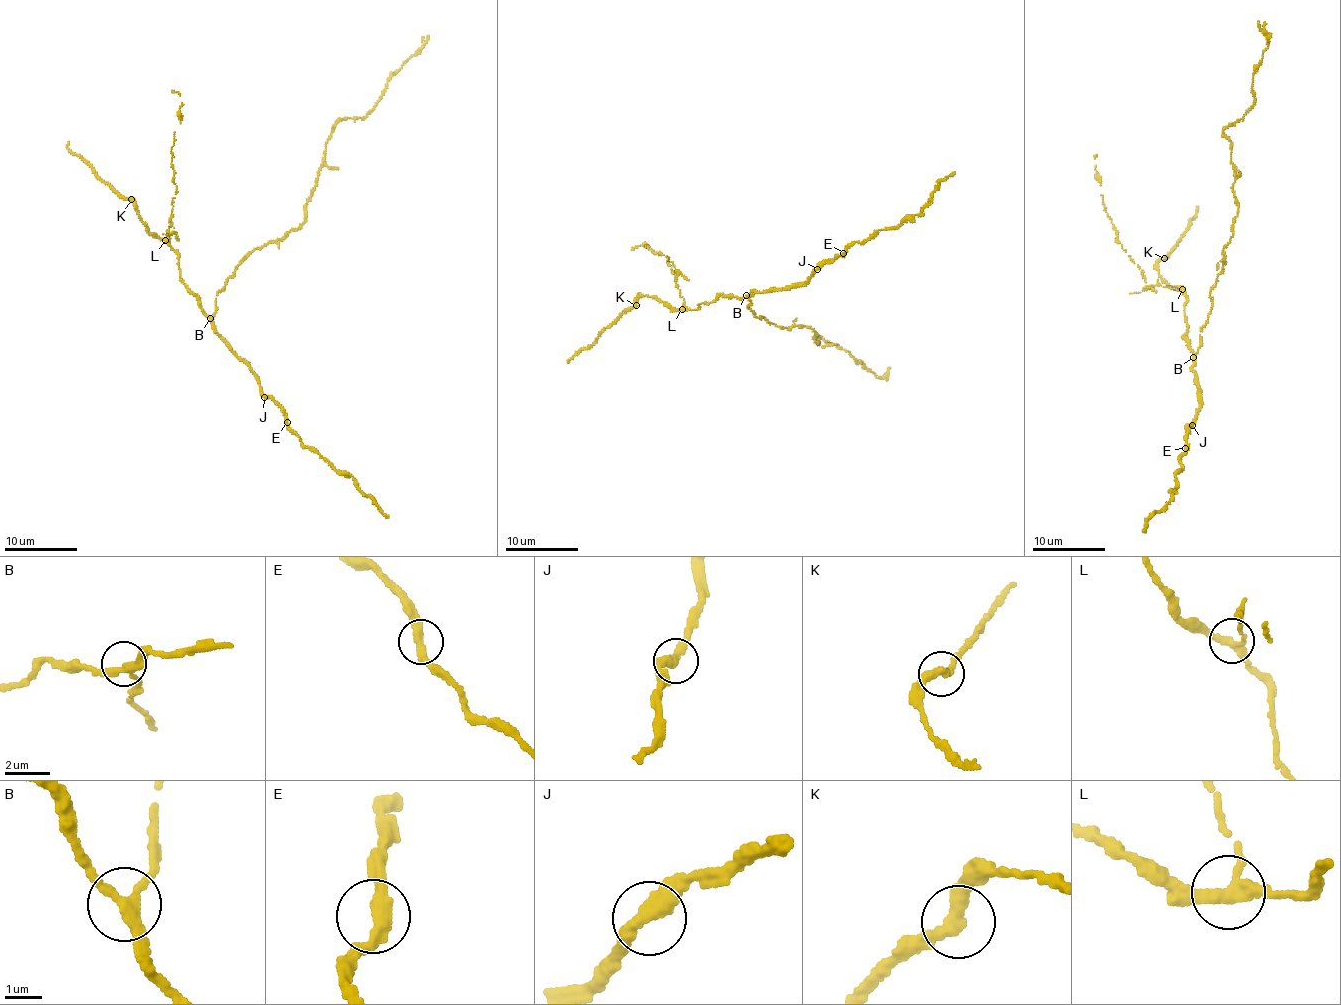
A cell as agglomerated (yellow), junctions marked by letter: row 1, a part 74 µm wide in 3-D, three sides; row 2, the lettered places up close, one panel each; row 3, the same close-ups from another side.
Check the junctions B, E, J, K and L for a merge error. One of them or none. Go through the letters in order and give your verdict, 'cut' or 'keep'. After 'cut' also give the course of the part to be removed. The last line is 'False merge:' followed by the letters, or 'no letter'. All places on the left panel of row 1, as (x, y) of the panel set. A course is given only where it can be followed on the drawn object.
B: keep
E: keep
J: keep
K: keep
L: cut; foreign part runs (166, 240), (167, 231), (174, 231), (171, 153), (182, 106), (172, 90)
False merge: L

